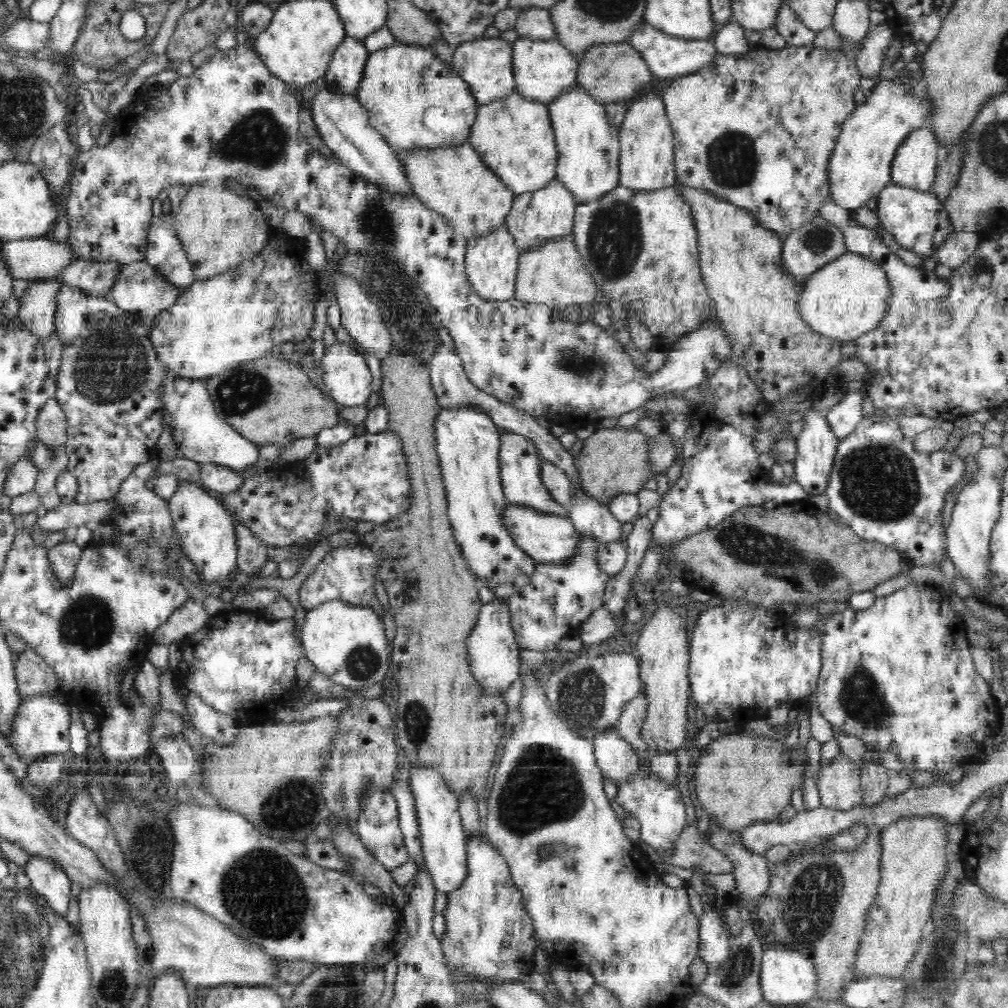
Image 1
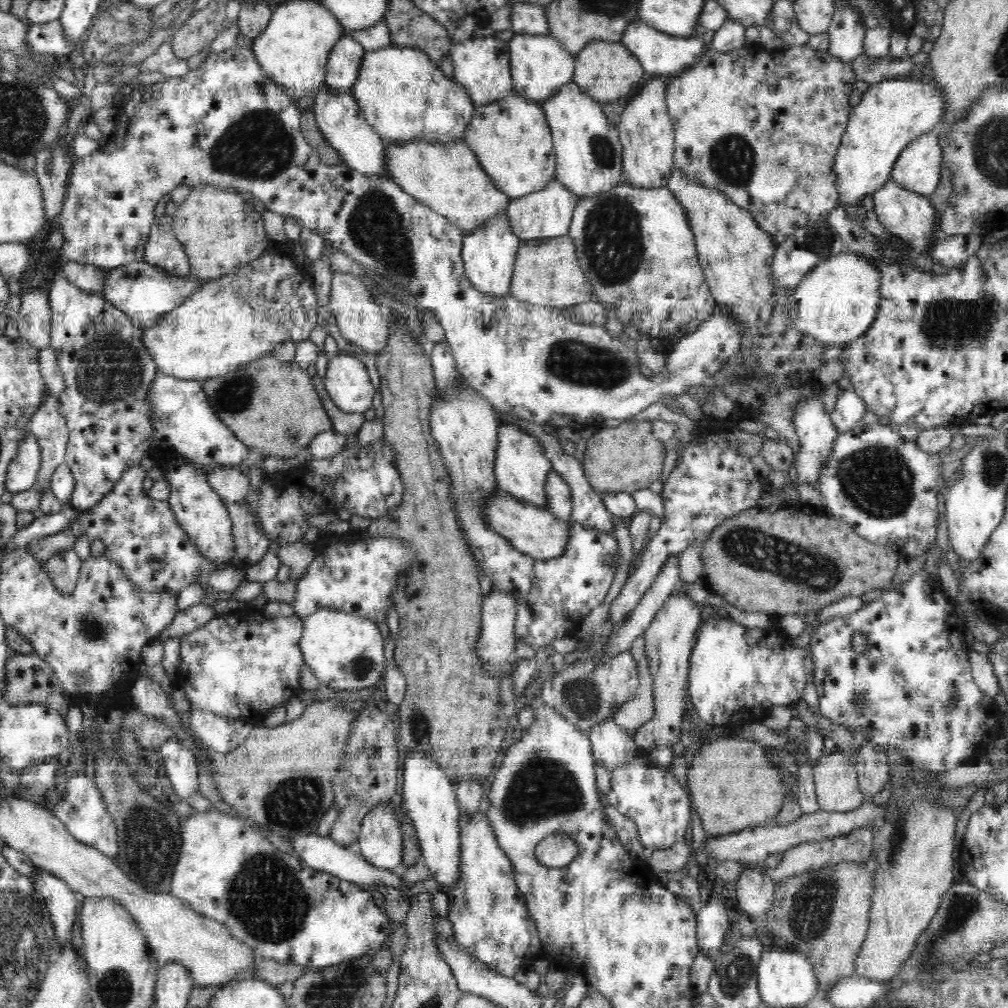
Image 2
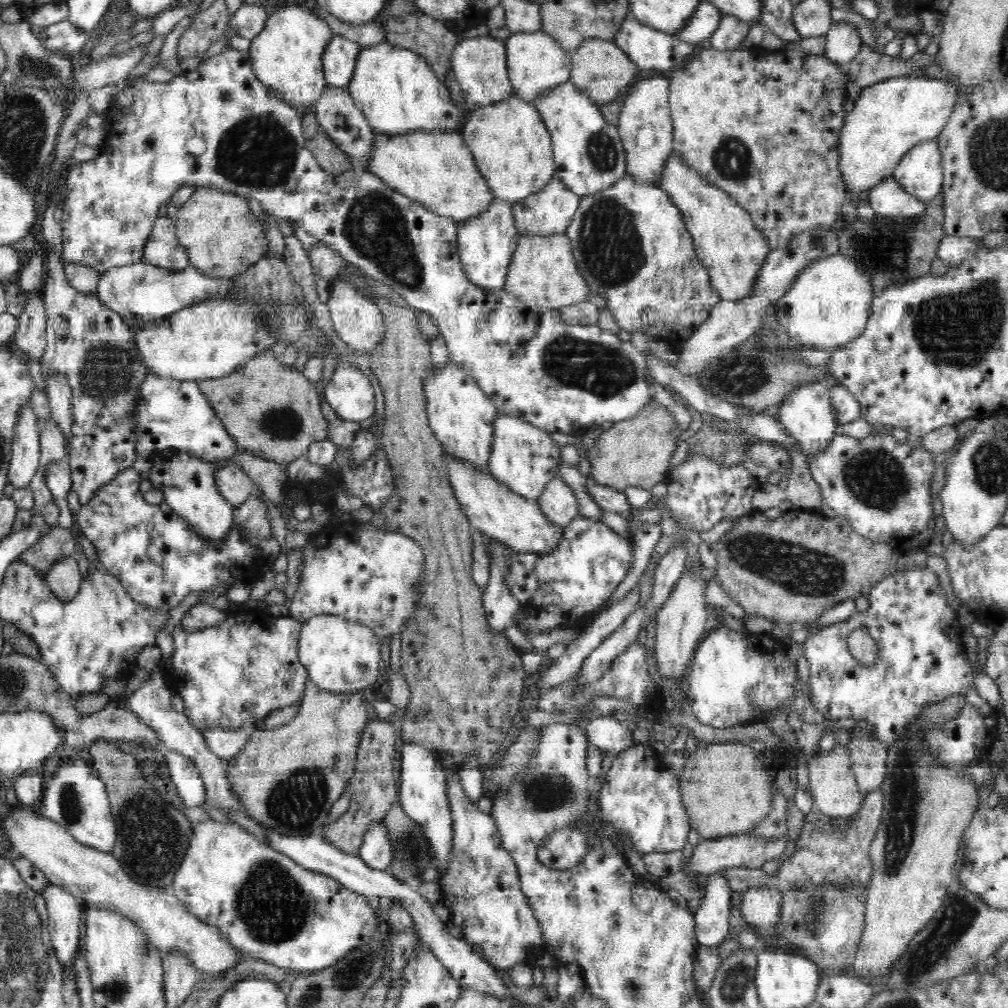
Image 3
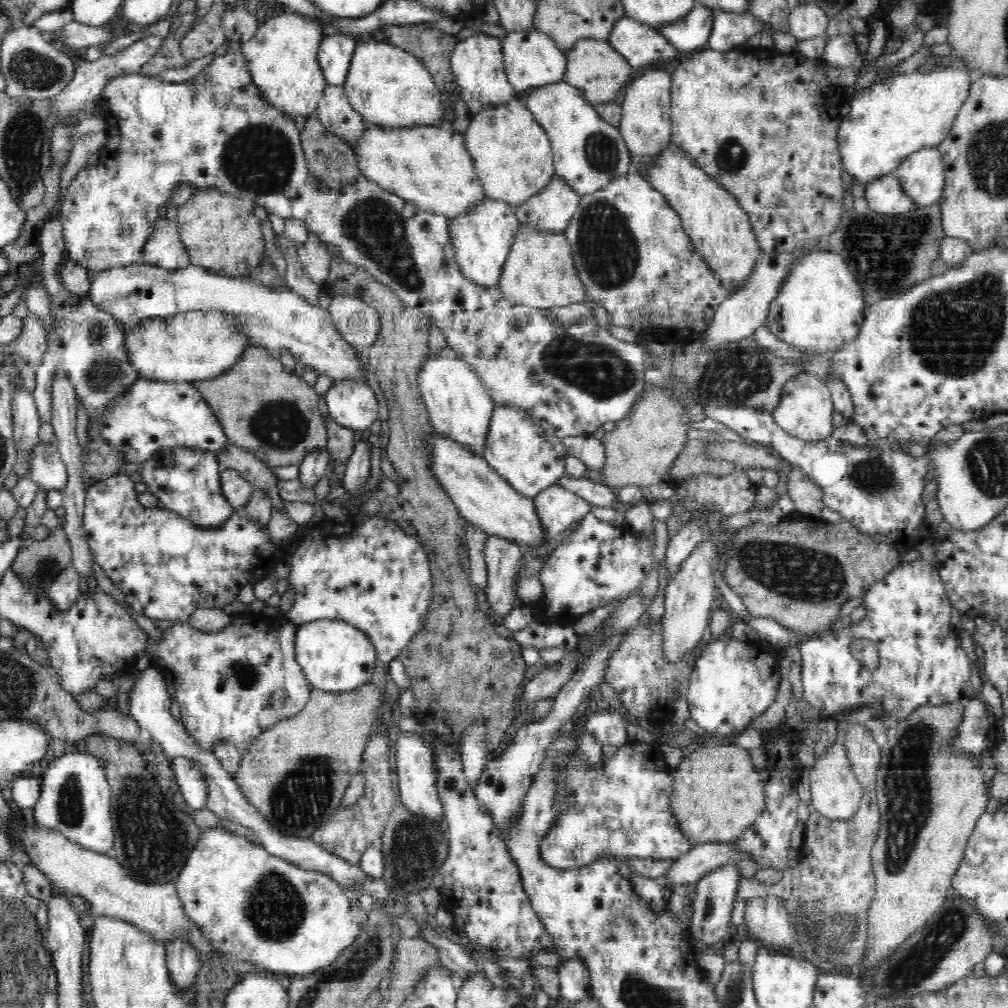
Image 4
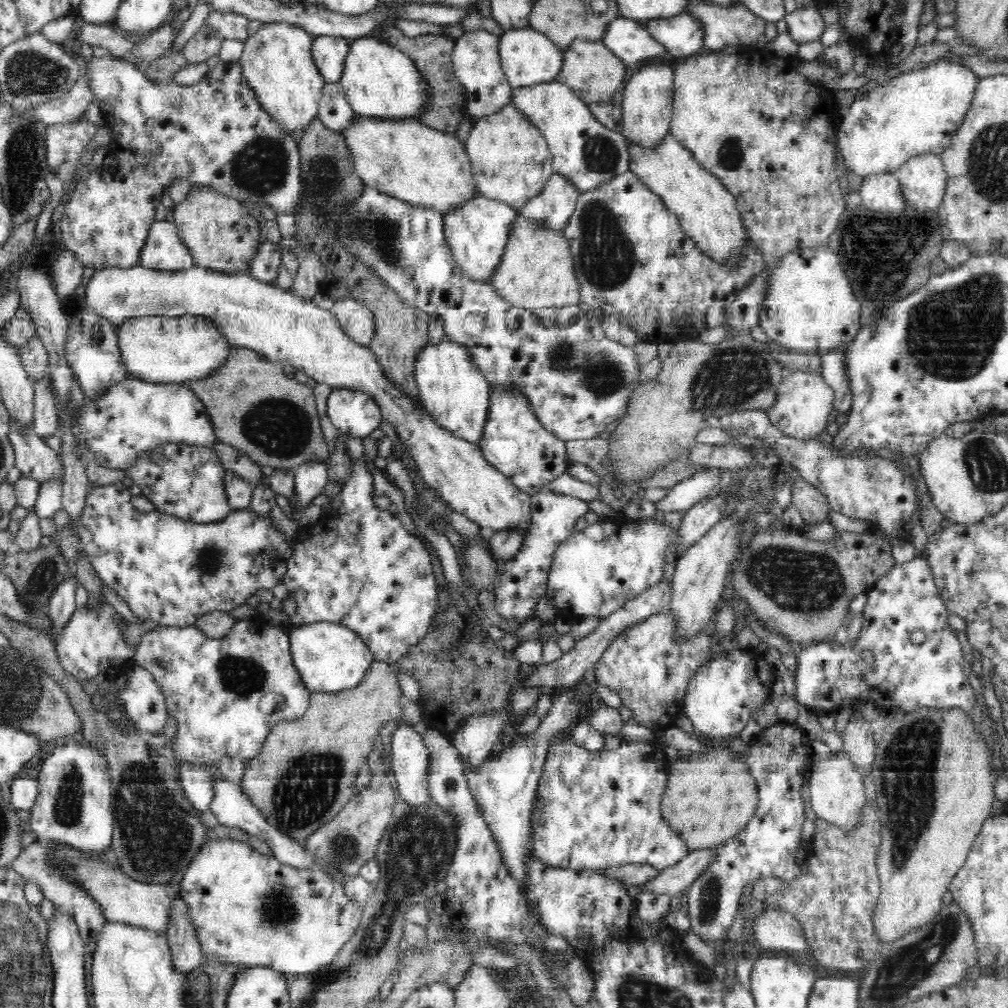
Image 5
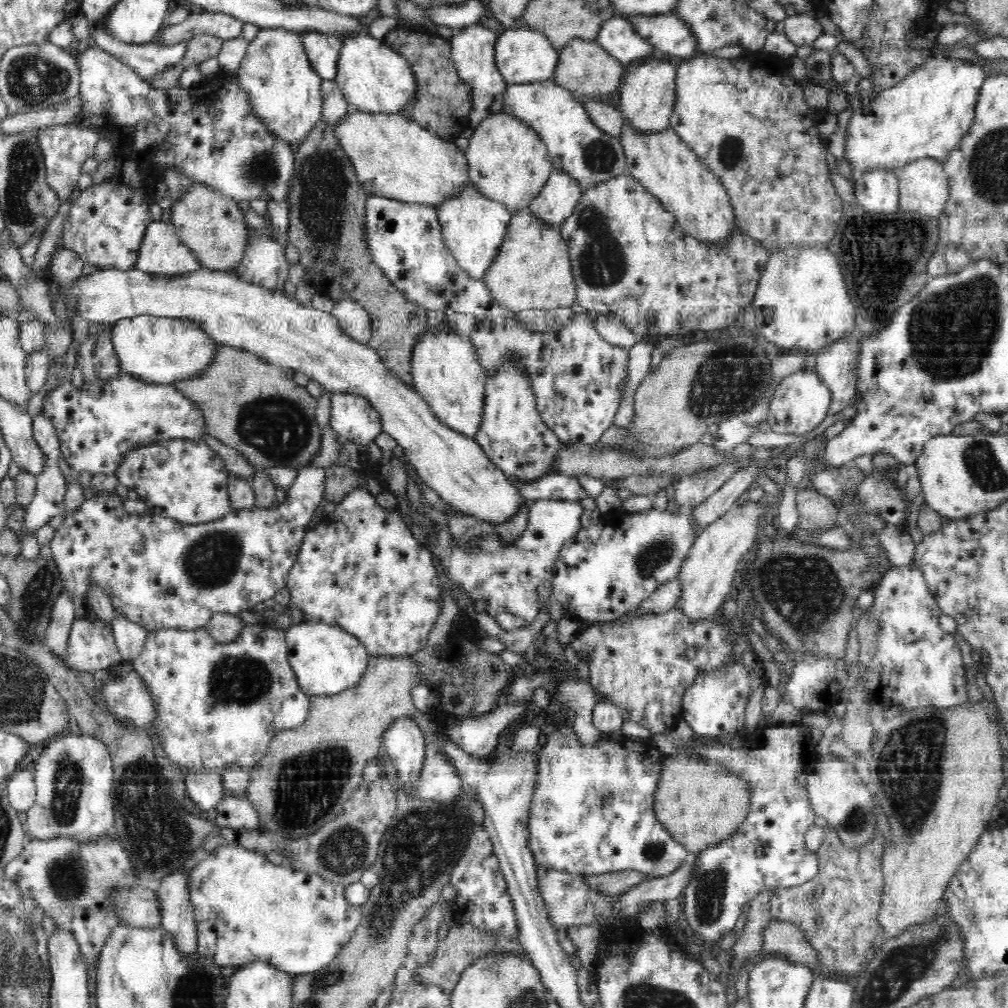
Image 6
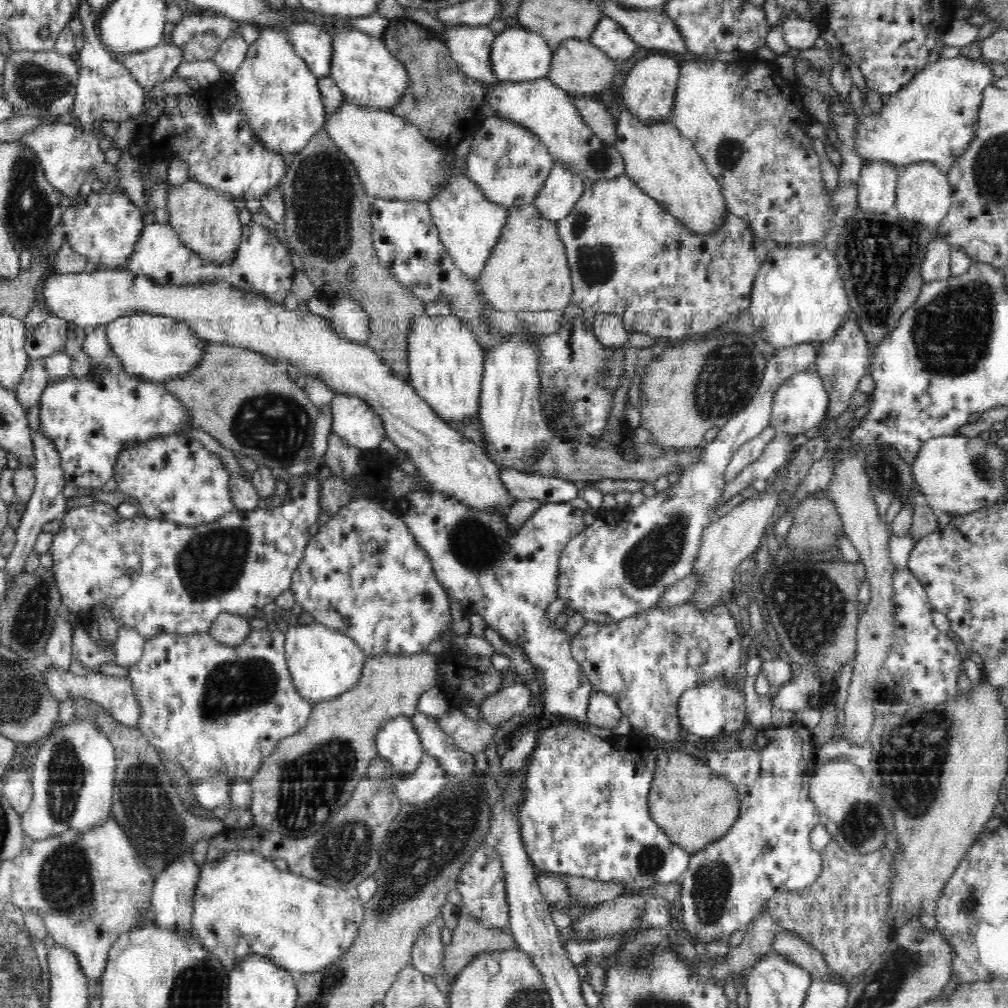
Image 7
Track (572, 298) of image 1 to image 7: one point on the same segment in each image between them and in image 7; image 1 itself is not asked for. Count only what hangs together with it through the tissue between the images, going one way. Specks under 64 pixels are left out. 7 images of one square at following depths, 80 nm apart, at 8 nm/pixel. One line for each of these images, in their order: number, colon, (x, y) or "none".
2: (547, 272)
3: (543, 271)
4: (539, 272)
5: (536, 272)
6: (532, 270)
7: (528, 270)

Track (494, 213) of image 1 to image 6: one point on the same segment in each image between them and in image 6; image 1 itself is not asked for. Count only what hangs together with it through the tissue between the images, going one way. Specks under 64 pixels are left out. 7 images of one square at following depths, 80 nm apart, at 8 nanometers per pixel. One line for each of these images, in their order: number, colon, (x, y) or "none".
2: (447, 177)
3: (435, 169)
4: (431, 167)
5: (407, 160)
6: (394, 157)

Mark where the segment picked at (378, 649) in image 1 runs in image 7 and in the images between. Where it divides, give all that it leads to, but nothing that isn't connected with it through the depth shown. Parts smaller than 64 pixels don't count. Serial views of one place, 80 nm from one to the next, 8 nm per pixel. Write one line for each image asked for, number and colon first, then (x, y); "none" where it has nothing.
2: (345, 651)
3: (340, 656)
4: (337, 657)
5: (330, 657)
6: (327, 660)
7: (324, 663)

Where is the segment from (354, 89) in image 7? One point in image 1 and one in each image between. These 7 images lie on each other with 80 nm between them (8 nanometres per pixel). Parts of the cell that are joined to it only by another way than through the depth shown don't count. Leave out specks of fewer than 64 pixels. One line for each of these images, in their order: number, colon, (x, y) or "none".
1: (414, 102)
2: (404, 97)
3: (397, 91)
4: (392, 89)
5: (381, 82)
6: (374, 78)

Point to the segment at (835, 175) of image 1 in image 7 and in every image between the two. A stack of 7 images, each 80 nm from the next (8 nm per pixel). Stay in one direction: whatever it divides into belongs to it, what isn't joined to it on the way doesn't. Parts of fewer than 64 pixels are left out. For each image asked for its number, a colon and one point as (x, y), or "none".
2: (892, 113)
3: (890, 117)
4: (887, 122)
5: (920, 111)
6: (926, 114)
7: (934, 118)

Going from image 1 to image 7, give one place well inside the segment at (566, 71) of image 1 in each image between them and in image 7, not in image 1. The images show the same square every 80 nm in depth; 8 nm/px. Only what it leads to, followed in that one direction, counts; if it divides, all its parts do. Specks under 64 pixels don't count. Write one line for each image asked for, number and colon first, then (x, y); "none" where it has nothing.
2: (541, 67)
3: (536, 63)
4: (531, 58)
5: (528, 57)
6: (523, 55)
7: (518, 55)

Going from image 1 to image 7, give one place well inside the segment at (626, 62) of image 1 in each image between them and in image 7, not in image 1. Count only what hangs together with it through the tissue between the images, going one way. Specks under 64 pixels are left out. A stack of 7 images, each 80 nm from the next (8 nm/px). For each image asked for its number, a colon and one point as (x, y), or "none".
2: (606, 71)
3: (601, 69)
4: (594, 67)
5: (590, 69)
6: (586, 69)
7: (581, 68)

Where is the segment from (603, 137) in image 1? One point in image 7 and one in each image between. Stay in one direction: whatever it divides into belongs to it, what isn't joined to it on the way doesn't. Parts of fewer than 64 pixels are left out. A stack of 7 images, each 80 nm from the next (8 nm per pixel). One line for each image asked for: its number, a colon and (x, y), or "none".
2: (588, 153)
3: (589, 156)
4: (588, 153)
5: (583, 150)
6: (577, 147)
7: (549, 112)

